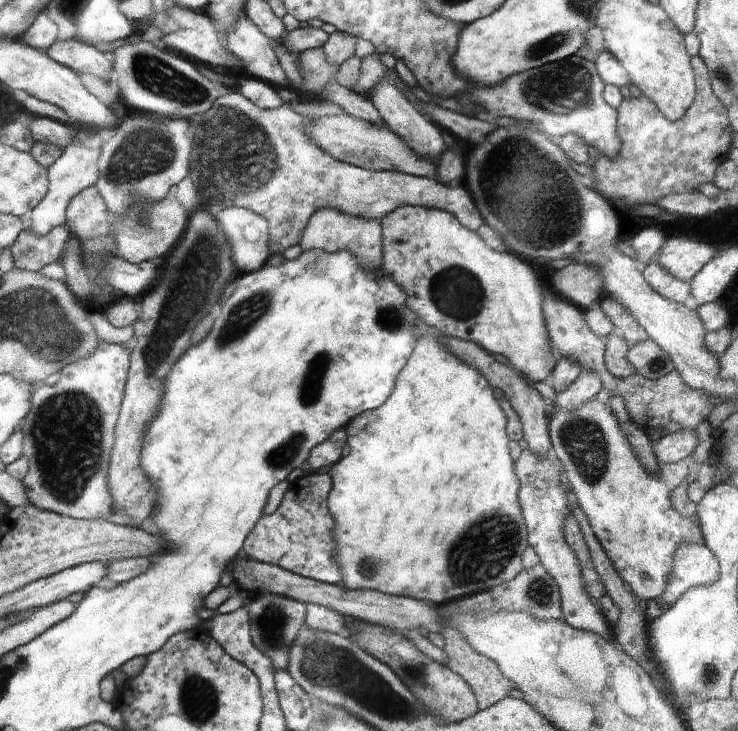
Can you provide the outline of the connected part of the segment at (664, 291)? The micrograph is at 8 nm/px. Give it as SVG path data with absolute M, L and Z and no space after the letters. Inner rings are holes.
M650 262L644 265L642 273L647 283L668 300L683 304L690 296L690 282L680 280L658 263Z

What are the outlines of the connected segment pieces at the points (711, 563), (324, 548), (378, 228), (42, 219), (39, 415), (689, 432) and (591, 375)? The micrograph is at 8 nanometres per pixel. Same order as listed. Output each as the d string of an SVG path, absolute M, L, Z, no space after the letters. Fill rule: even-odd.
M680 541L673 552L671 571L660 597L670 608L690 588L715 583L720 571L718 556L712 549L705 544L696 544L696 541Z
M318 471L304 474L288 487L281 504L272 514L264 515L247 536L242 555L248 559L280 565L293 573L340 585L343 572L337 561L337 522L329 507L332 477Z
M323 208L311 216L299 242L301 249L325 250L335 253L348 249L359 263L368 270L378 270L383 262L383 225L381 219L365 219L354 215L344 215L338 209Z
M80 126L79 133L84 134L70 143L63 152L58 162L49 168L51 178L51 189L48 196L32 212L32 229L43 235L48 234L57 226L68 224L67 214L70 203L82 191L97 185L102 176L100 159L104 145L116 136L114 129L94 129L92 127Z
M101 341L99 349L86 358L80 359L77 363L69 364L61 373L62 380L56 386L38 386L36 388L36 408L32 410L32 416L27 416L26 426L26 458L29 460L29 472L24 478L25 486L28 488L29 497L32 504L47 511L54 511L61 515L68 515L72 518L84 520L108 520L115 513L116 499L111 487L111 464L113 461L113 453L117 445L117 430L123 404L127 395L127 384L131 375L131 348L124 345L115 345L106 341Z
M697 426L681 428L653 442L653 452L658 461L677 461L690 458L701 442Z
M584 369L566 390L556 394L554 406L573 411L602 392L604 388L600 375L596 371Z

